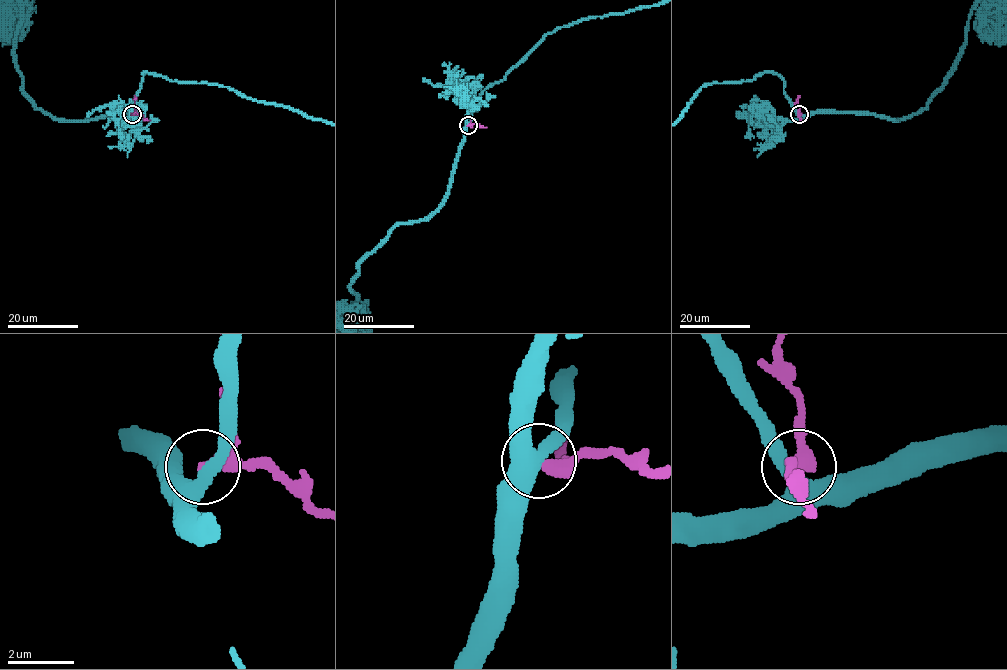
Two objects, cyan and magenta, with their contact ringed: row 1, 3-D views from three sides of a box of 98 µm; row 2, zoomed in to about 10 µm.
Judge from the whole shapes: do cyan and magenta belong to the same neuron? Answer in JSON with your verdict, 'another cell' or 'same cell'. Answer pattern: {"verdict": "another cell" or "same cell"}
{"verdict": "another cell"}

